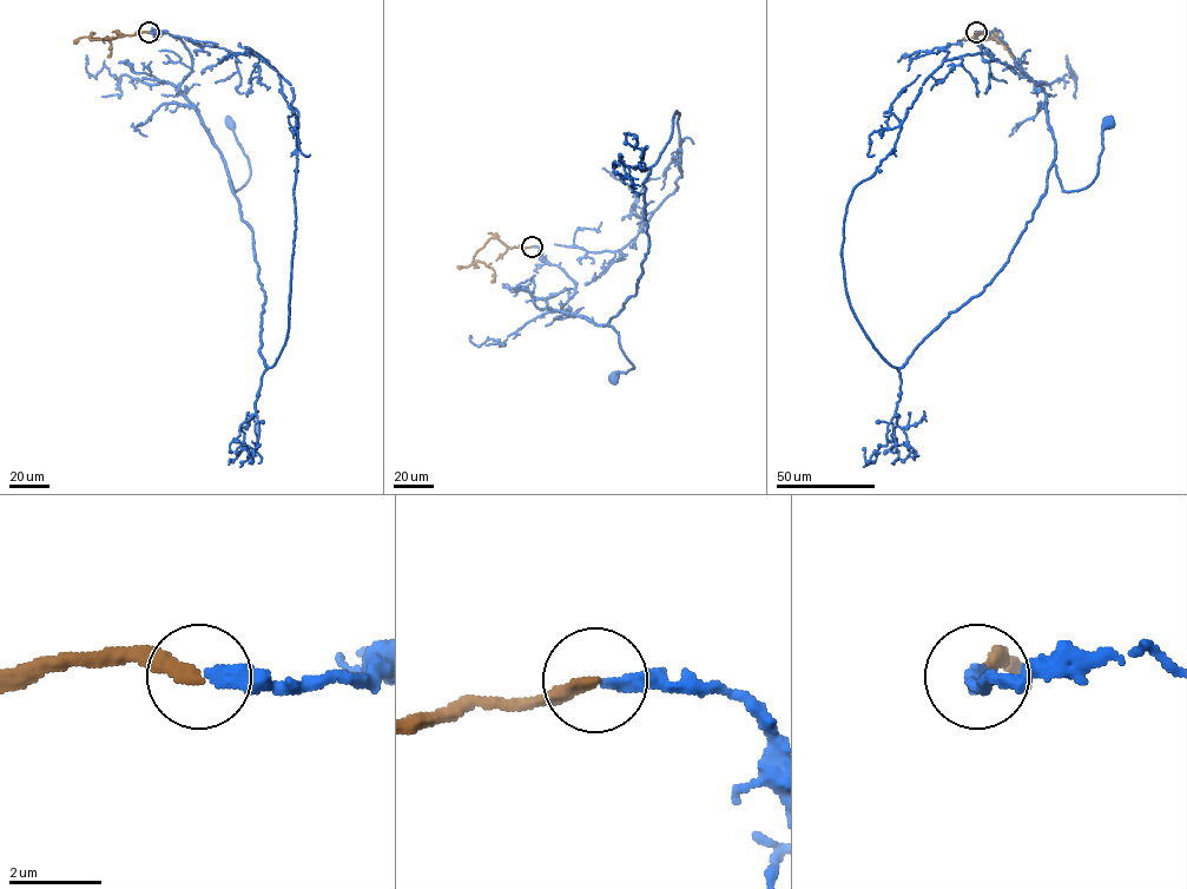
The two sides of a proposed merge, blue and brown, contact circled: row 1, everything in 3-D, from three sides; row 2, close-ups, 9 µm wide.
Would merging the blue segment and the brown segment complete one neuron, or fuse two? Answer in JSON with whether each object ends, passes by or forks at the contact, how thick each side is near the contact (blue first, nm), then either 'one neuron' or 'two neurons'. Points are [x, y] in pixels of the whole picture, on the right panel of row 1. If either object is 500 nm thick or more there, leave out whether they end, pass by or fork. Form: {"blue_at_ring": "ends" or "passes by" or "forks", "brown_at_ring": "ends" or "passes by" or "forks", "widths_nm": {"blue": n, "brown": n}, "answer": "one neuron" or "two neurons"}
{"blue_at_ring": "ends", "brown_at_ring": "ends", "widths_nm": {"blue": 360, "brown": 280}, "answer": "two neurons"}

